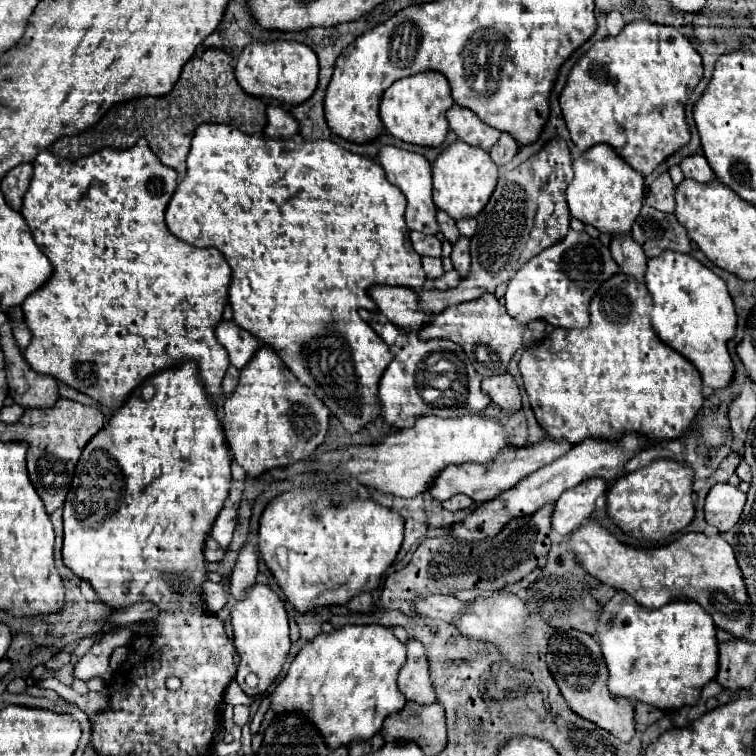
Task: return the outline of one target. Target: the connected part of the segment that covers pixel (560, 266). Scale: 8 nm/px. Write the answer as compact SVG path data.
M569 230L563 240L533 256L507 282L505 308L521 324L543 318L551 326L585 328L589 324L589 300L593 298L601 282L617 272L619 268L605 244L591 238L587 232Z

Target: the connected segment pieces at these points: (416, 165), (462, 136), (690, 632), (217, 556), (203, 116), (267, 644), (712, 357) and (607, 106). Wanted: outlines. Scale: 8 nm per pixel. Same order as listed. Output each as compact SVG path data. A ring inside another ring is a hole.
M381 146L379 150L379 164L383 166L387 180L391 184L395 184L407 198L407 210L405 210L405 222L409 230L417 230L423 234L437 234L437 220L435 220L435 210L437 206L433 204L431 198L431 164L425 156L417 154L417 152L409 152L409 150L401 150L397 146Z
M453 104L447 110L447 120L449 120L449 128L459 136L459 140L471 144L471 146L479 146L483 150L489 150L497 140L499 140L499 130L485 126L469 108Z
M619 590L607 604L601 606L601 614L599 614L599 618L597 618L597 632L595 632L595 636L597 636L597 640L601 642L601 652L603 652L607 670L609 670L609 680L607 680L609 690L611 690L615 696L625 696L625 698L629 698L629 700L639 700L639 702L645 702L645 704L651 704L651 706L655 706L655 708L661 708L661 710L671 712L671 710L679 710L679 708L685 706L685 704L695 704L697 698L699 698L699 694L701 694L701 690L703 690L703 686L705 686L709 680L713 680L715 674L717 674L717 658L719 658L719 656L717 656L715 624L713 624L711 616L709 616L701 606L697 606L693 600L689 600L689 598L675 598L675 600L667 602L665 606L661 606L661 608L657 608L657 610L649 610L649 608L639 606L627 592L621 592L621 590Z
M207 536L205 538L205 552L203 552L203 556L205 556L207 562L217 562L217 560L221 560L225 556L225 552L217 546L217 542L211 536Z
M205 48L199 56L193 56L173 86L171 94L165 96L141 96L137 100L121 102L109 108L109 112L91 128L75 136L63 136L55 140L51 150L67 160L89 156L103 148L131 148L139 138L147 138L151 150L159 156L163 164L177 170L179 176L185 174L185 160L189 154L189 144L193 132L199 124L215 122L229 124L245 134L261 134L265 128L265 102L261 98L249 96L235 80L233 58L219 48Z
M253 584L245 590L241 598L235 598L235 606L231 610L231 626L233 626L233 642L241 656L235 680L245 694L249 696L263 694L281 672L285 656L289 654L291 648L287 612L283 600L267 584Z
M665 252L647 262L647 290L653 298L653 328L657 336L683 354L699 370L703 384L719 390L733 376L733 360L727 350L727 340L735 336L735 308L725 282L707 266L681 252Z
M635 20L627 24L617 36L597 40L571 68L565 88L559 96L563 118L567 122L571 140L585 152L595 144L609 144L629 166L641 174L651 174L653 168L689 142L689 128L685 124L685 104L691 88L703 78L701 56L693 44L675 28L653 24L651 20Z

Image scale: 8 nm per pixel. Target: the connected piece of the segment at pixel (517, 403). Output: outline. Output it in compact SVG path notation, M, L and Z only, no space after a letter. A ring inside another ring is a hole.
M509 372L483 378L481 388L483 388L483 392L487 392L491 396L491 400L499 408L503 408L507 412L517 412L521 408L521 390Z

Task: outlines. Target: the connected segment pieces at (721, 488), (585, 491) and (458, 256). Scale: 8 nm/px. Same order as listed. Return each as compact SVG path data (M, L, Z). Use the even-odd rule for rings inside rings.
M715 484L705 502L705 520L719 532L733 528L743 512L745 494L731 484Z
M589 478L575 488L561 494L553 510L551 526L559 534L567 536L577 526L581 526L595 510L595 500L607 492L607 482L603 478Z
M461 236L461 238L453 244L451 260L453 260L455 270L459 270L461 278L465 278L467 272L469 272L469 264L471 264L471 258L469 258L469 238Z

